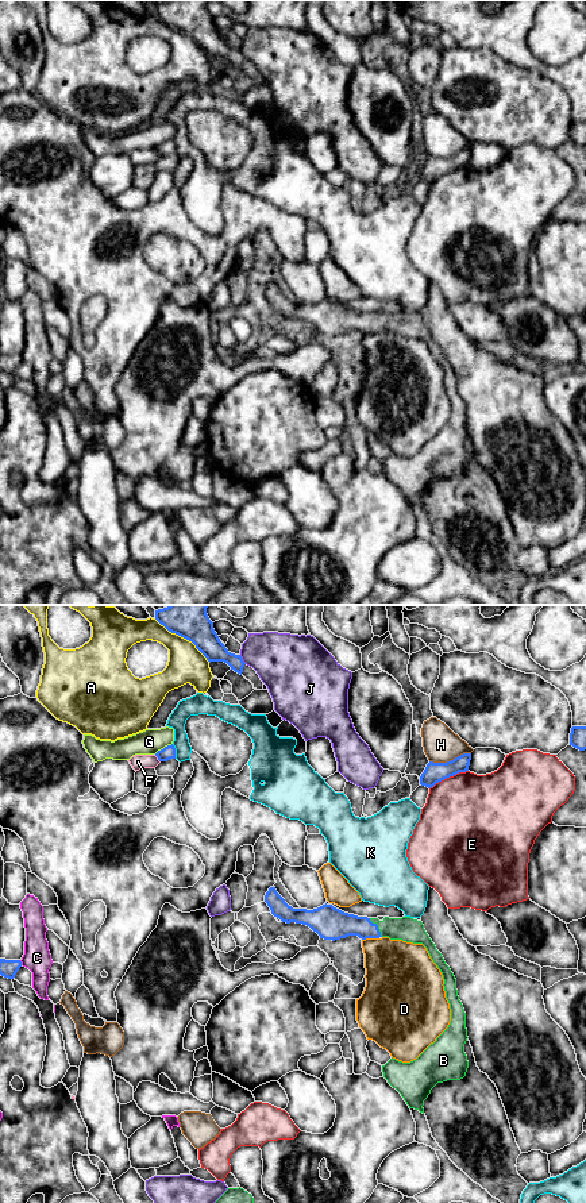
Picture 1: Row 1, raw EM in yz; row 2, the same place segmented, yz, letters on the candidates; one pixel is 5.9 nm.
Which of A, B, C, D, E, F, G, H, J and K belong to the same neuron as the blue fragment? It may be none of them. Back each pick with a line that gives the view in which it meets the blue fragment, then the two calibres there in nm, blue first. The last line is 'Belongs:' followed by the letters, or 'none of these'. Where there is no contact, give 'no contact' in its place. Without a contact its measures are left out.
B: yz | 180/140 nm
Belongs: B

